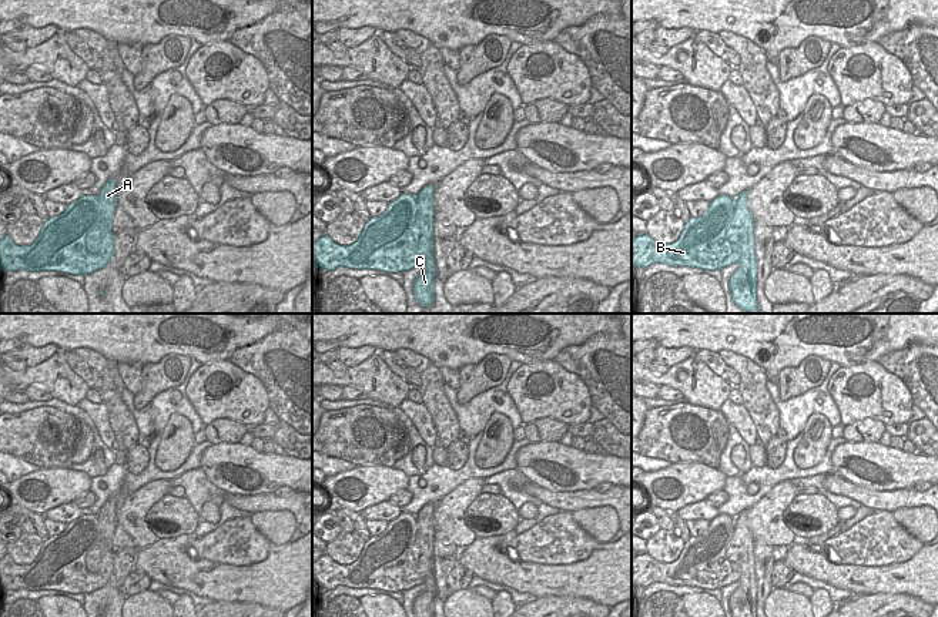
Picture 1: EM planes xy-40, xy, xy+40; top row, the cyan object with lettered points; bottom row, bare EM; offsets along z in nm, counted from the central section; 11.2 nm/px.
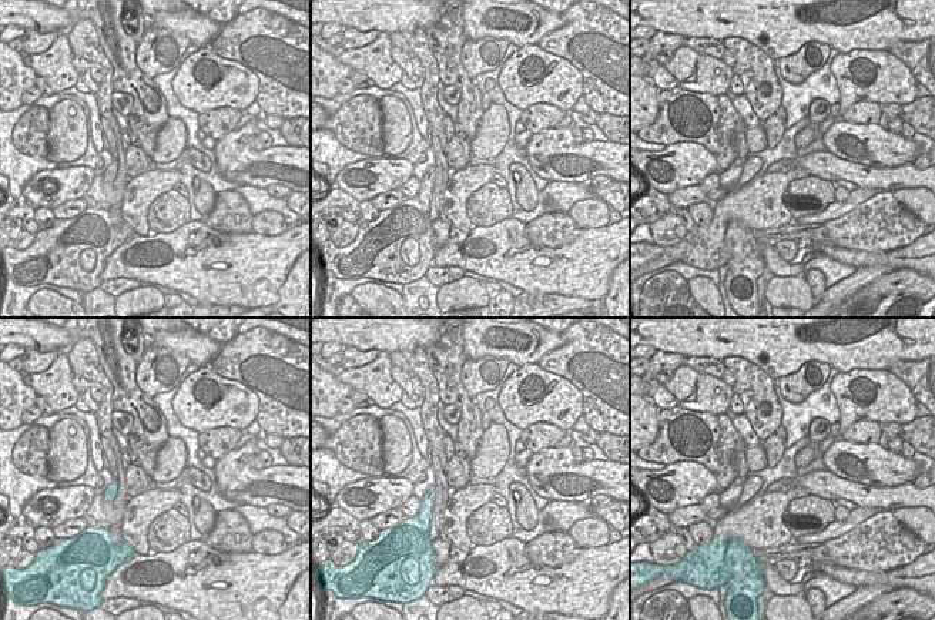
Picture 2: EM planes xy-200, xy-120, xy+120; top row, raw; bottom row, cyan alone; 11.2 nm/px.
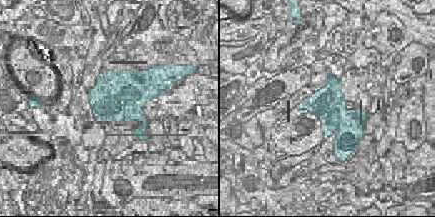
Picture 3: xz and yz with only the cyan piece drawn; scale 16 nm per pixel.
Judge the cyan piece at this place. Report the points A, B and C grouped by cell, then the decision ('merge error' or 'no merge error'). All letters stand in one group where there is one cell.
A C / B; merge error

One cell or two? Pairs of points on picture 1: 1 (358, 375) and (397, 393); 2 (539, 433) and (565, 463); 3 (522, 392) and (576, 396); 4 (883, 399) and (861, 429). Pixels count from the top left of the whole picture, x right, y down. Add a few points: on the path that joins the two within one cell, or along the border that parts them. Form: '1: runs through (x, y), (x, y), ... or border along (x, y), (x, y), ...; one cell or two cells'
1: runs through (368, 376), (374, 376), (387, 386); one cell
2: border along (558, 441), (531, 443); two cells
3: runs through (535, 399), (563, 396); one cell
4: border along (884, 423), (863, 418), (844, 426); two cells

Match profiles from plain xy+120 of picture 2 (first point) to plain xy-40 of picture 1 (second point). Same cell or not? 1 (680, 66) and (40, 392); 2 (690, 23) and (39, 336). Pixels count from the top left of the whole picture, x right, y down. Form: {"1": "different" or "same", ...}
{"1": "different", "2": "same"}

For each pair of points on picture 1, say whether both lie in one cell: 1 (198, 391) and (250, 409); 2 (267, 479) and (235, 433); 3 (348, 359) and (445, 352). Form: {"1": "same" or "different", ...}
{"1": "same", "2": "different", "3": "different"}

